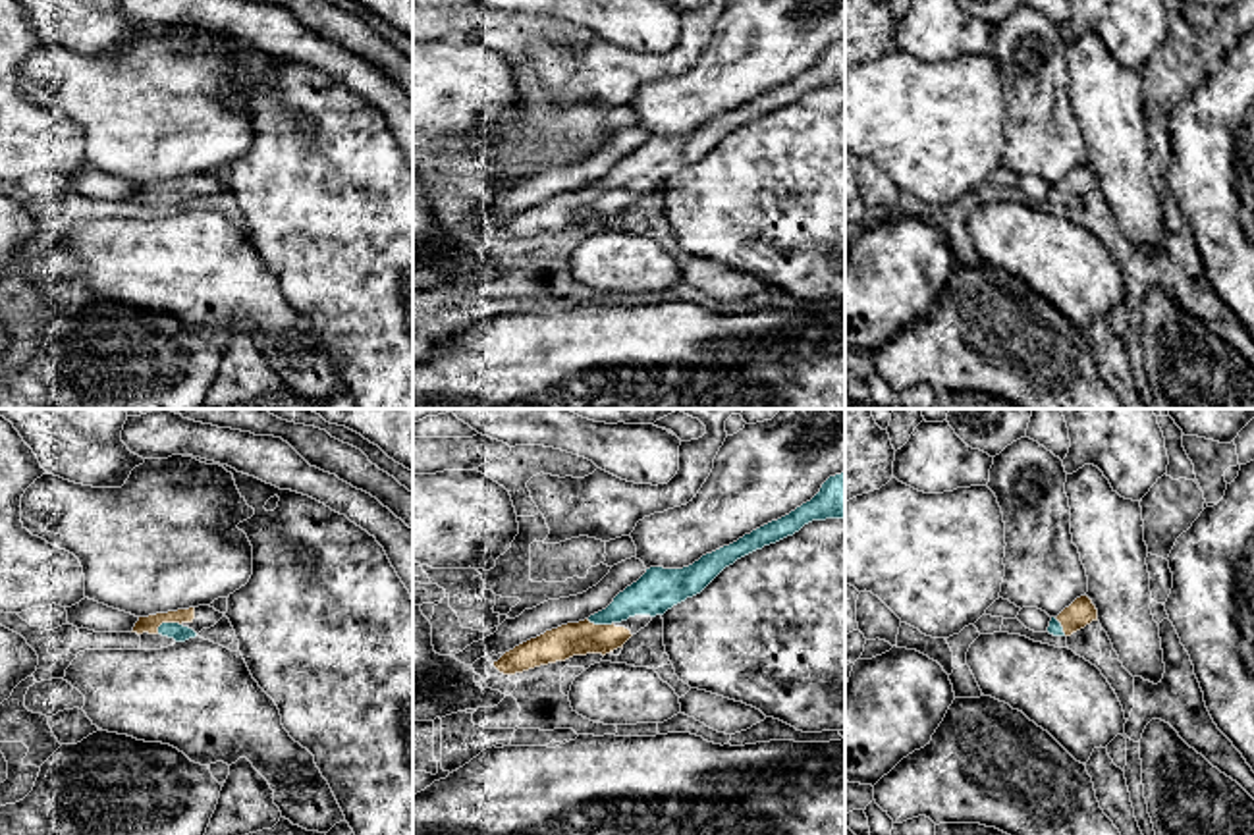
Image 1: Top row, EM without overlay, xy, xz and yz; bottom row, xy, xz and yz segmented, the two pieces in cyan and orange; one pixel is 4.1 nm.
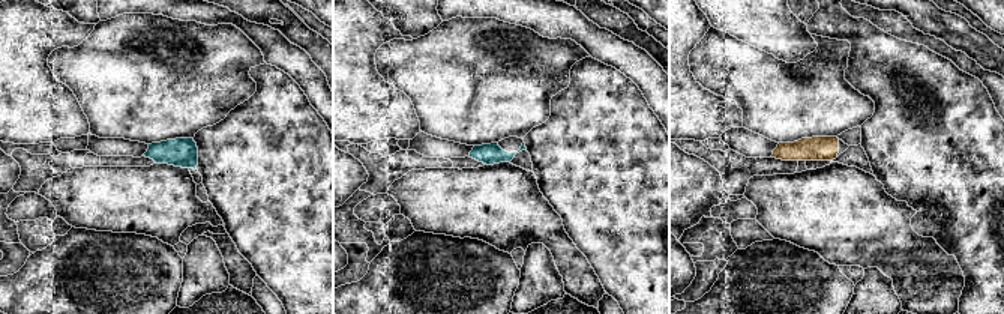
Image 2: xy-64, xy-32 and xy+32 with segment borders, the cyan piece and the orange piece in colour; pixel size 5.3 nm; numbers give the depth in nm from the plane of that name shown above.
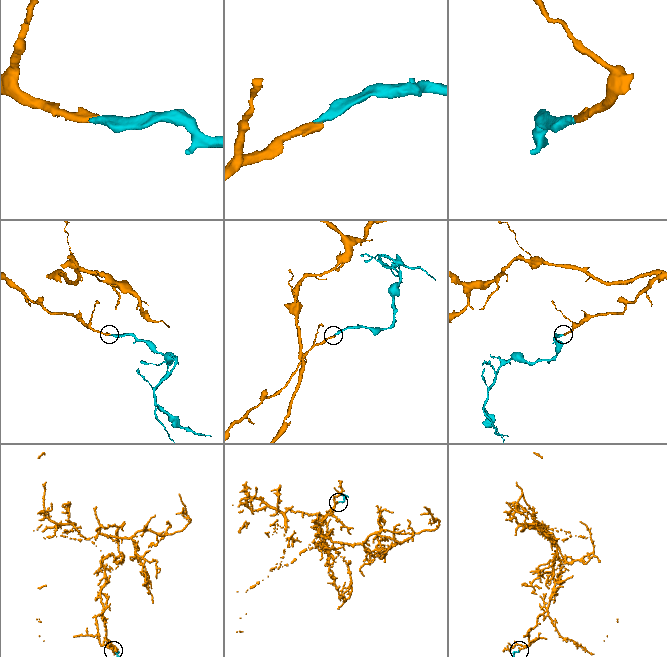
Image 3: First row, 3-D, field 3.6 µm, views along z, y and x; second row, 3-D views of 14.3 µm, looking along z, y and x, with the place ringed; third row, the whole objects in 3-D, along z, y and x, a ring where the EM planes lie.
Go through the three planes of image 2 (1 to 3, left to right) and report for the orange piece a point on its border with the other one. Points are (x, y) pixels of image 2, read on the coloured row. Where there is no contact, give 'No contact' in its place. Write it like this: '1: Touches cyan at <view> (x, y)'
1: No contact
2: No contact
3: No contact

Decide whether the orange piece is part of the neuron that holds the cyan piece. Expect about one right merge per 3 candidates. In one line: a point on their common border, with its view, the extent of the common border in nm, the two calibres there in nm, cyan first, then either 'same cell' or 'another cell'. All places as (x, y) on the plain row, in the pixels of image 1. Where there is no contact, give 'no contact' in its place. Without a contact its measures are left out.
xy (166, 191) | 110 nm | 70/70 nm | same cell

